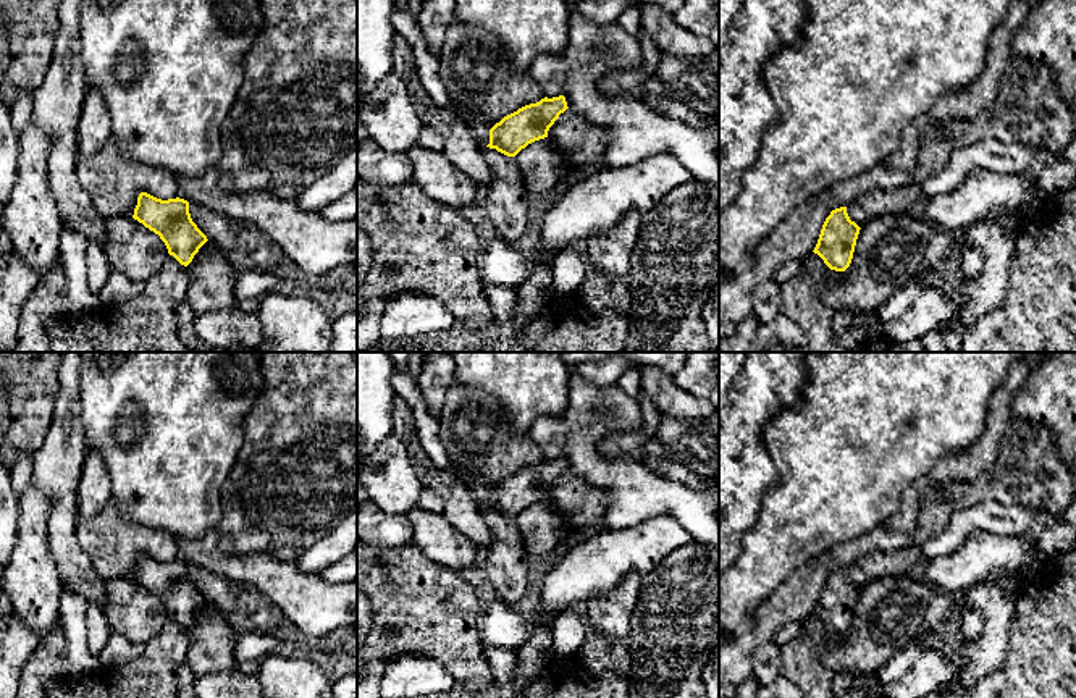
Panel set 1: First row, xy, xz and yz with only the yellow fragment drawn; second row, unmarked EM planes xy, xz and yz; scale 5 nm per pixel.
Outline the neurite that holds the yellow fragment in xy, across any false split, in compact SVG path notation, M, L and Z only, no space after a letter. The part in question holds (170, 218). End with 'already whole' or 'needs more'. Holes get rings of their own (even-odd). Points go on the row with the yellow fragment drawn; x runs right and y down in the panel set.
M141 192L132 218L158 234L168 254L184 267L192 262L199 249L208 241L192 221L189 202L179 197L162 200Z | already whole

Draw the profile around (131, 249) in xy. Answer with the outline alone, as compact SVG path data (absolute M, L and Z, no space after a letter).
M107 218L103 254L111 271L144 284L168 259L168 249L158 234L134 218Z

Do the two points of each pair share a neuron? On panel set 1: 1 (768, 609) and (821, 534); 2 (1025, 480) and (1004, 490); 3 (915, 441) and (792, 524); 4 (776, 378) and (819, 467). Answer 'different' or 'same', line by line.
1: different
2: same
3: same
4: different

